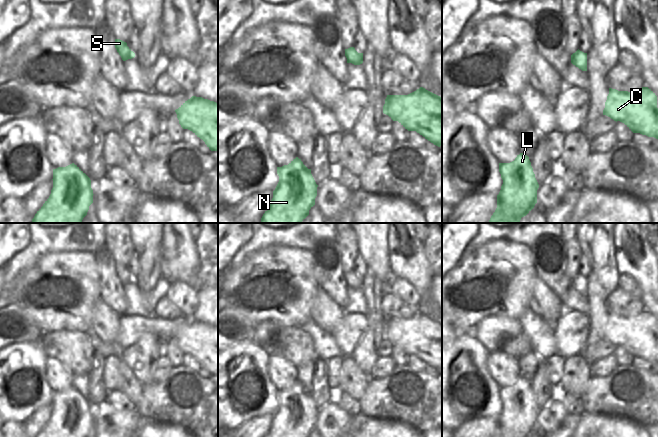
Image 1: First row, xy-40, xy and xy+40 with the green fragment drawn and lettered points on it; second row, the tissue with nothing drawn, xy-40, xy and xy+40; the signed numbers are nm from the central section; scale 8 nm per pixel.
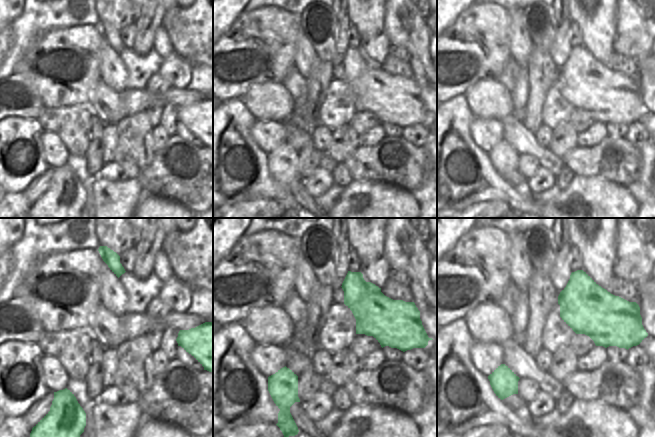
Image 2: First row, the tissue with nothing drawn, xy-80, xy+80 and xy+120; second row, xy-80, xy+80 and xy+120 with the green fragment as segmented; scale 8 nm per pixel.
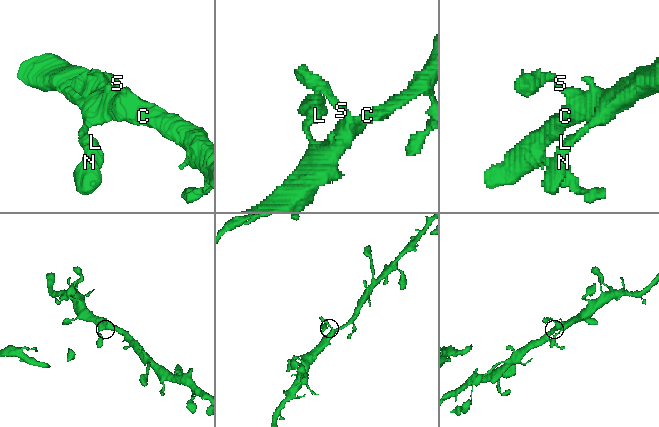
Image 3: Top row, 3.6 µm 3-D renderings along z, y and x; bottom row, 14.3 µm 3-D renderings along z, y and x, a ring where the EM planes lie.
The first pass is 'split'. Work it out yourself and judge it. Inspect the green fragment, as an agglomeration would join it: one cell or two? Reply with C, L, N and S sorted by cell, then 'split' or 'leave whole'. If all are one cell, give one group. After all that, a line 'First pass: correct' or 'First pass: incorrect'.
C L N S; leave whole
First pass: incorrect

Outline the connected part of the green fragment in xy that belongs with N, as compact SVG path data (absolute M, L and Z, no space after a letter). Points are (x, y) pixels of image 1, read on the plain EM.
M296 381L288 389L277 391L277 398L279 406L265 437L309 437L318 411L311 393Z

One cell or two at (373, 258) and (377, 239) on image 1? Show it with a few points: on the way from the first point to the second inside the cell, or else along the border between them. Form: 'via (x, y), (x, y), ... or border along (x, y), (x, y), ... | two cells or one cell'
via (374, 253), (374, 244) | one cell

